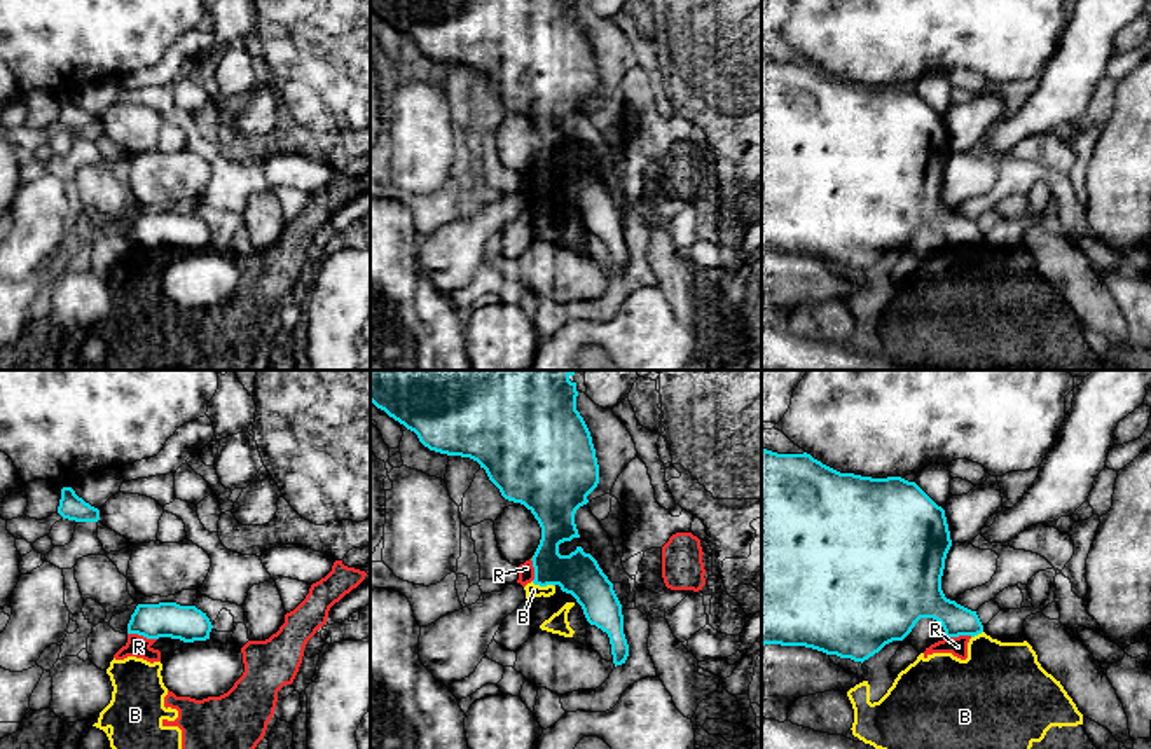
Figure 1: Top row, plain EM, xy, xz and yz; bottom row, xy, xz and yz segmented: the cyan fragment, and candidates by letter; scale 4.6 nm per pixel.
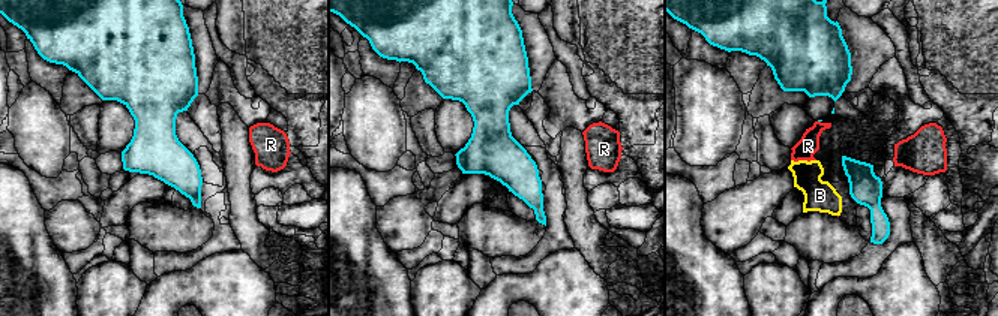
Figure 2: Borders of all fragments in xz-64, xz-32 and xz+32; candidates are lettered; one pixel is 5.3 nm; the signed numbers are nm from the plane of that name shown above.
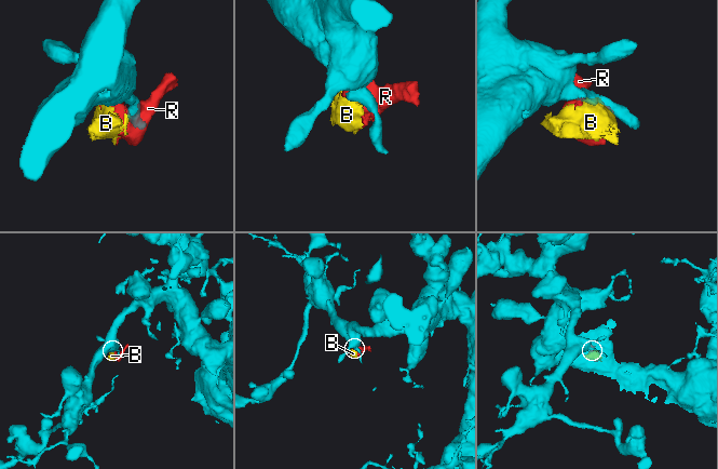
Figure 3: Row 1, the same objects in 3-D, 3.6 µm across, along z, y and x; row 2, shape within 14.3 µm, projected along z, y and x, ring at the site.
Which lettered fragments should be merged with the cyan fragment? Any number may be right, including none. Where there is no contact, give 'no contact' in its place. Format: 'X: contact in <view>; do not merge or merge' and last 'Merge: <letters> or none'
B: contact in xz; do not merge
R: contact in xy; do not merge
Merge: none

